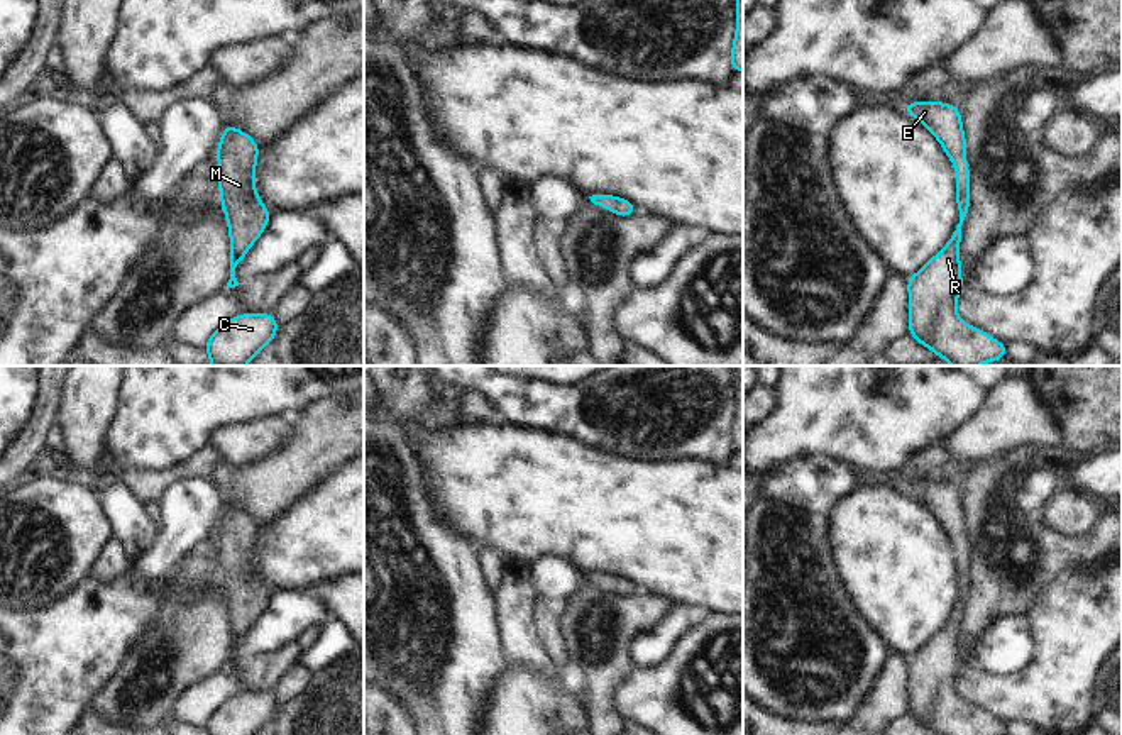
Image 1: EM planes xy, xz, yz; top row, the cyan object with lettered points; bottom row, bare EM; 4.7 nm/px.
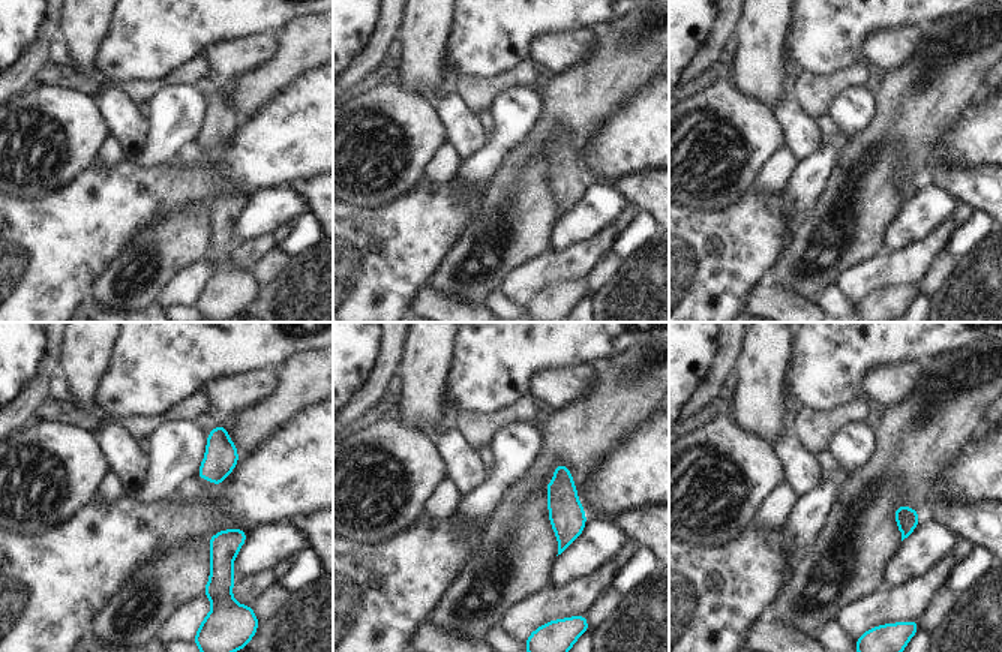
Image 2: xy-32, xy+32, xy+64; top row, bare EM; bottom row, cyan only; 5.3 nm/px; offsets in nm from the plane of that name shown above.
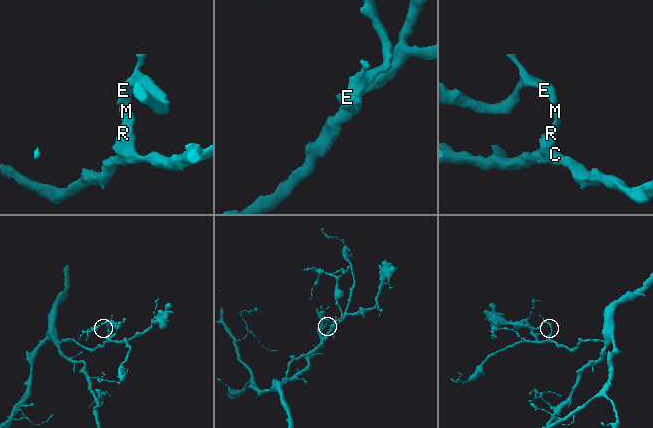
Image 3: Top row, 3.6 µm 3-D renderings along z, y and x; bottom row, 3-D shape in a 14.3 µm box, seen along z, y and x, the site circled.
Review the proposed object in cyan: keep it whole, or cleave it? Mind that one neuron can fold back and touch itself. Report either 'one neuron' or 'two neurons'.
one neuron

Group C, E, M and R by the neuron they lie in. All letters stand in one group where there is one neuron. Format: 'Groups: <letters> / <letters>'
Groups: C E M R.

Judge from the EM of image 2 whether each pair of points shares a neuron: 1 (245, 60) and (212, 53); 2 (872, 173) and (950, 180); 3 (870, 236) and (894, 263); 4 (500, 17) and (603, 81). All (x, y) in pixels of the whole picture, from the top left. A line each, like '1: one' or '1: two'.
1: one
2: two
3: two
4: two

